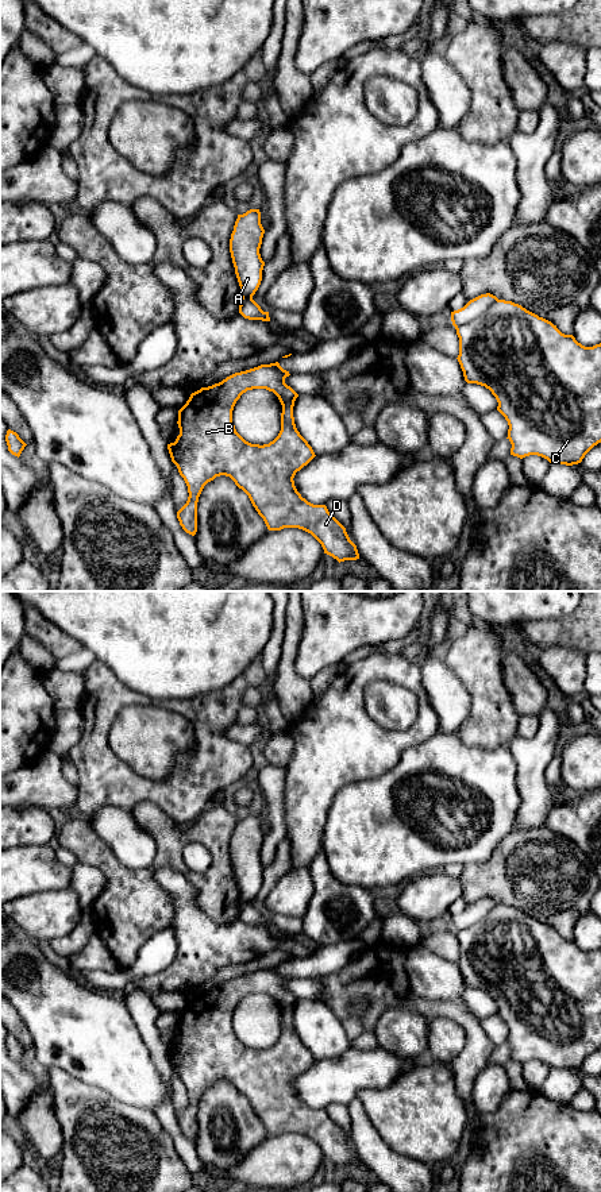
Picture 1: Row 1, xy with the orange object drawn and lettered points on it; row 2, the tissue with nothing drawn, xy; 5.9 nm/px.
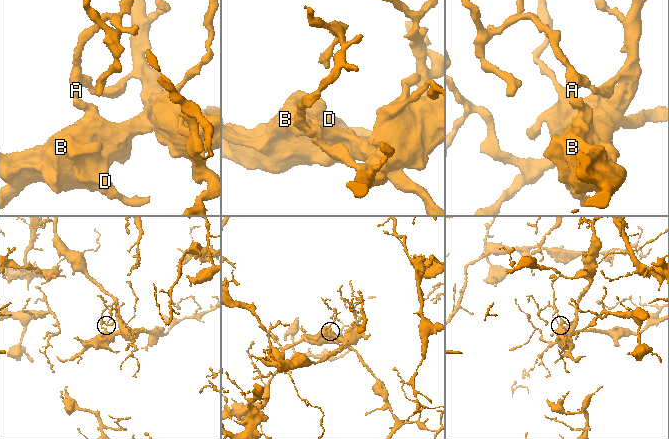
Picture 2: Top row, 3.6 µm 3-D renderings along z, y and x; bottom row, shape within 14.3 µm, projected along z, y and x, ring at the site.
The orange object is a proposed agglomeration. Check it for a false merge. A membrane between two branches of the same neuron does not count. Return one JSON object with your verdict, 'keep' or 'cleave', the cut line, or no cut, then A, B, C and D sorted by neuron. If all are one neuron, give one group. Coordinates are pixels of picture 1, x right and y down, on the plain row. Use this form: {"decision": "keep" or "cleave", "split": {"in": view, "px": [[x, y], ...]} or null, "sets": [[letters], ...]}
{"decision": "cleave", "split": {"in": "xy", "px": [[497, 903], [480, 919], [455, 932]]}, "sets": [["A", "C"], ["B", "D"]]}

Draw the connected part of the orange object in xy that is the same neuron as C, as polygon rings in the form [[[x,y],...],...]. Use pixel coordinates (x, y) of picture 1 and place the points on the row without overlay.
[[[496,904],[477,923],[455,931],[458,967],[467,988],[485,991],[508,1026],[511,1060],[538,1060],[573,1071],[601,1048],[601,948],[585,952],[519,909]]]

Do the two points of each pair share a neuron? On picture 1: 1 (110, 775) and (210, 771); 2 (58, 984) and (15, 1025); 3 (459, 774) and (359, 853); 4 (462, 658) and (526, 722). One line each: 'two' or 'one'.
1: one
2: two
3: one
4: two

